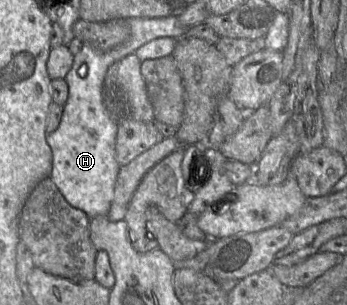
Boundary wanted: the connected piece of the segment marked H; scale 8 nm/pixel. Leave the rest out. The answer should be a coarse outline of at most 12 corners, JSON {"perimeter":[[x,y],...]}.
{"perimeter":[[175,16],[129,18],[130,36],[89,43],[68,100],[49,178],[90,218],[107,216],[121,166],[108,68],[152,40],[184,37]]}

